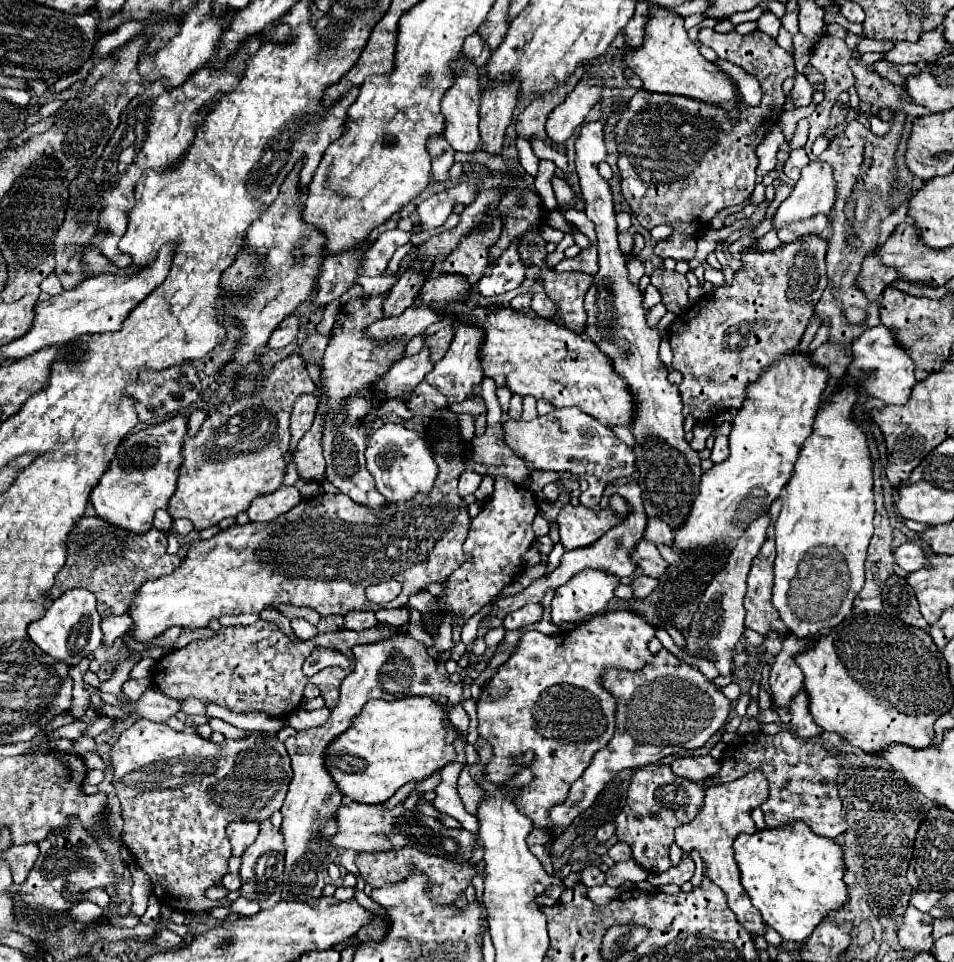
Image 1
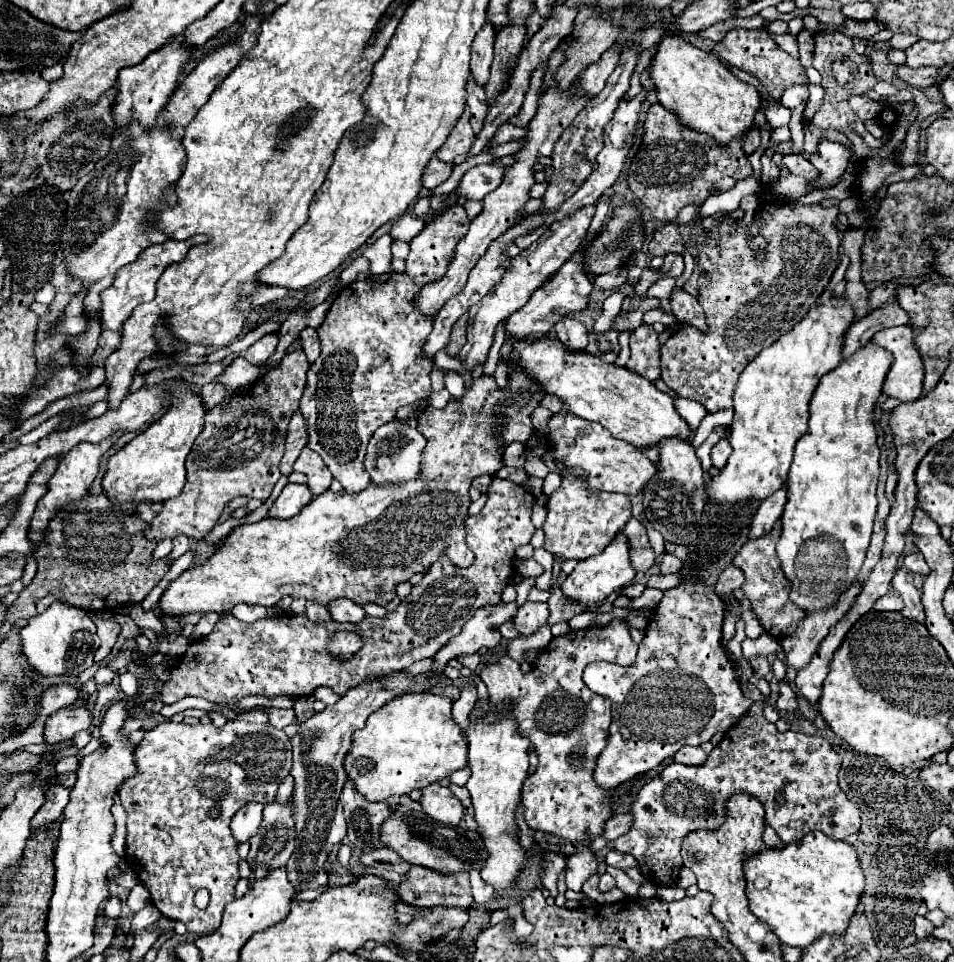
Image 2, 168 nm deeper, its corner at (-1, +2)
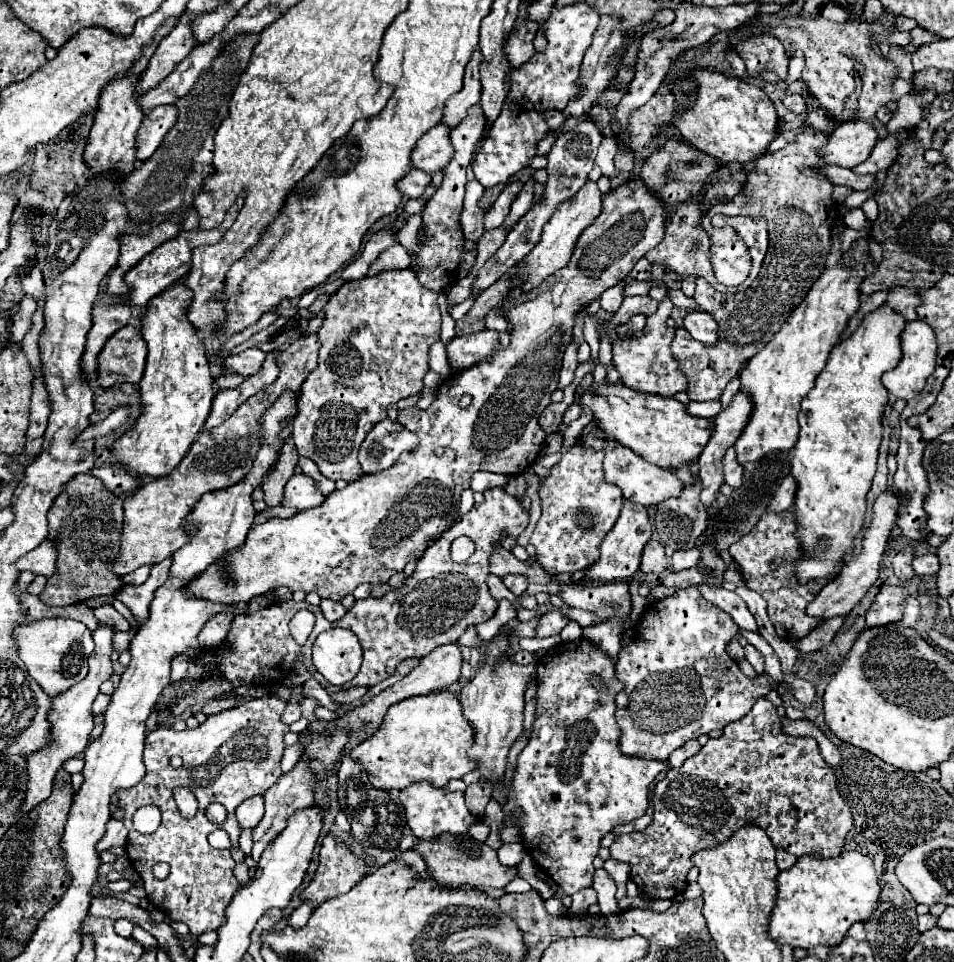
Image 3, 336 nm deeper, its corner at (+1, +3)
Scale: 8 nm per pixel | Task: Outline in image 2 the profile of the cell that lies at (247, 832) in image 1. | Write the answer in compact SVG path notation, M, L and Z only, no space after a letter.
M250 802L234 814L230 828L232 828L232 834L238 842L248 842L258 832L258 826L262 820L262 808L264 808L262 804Z

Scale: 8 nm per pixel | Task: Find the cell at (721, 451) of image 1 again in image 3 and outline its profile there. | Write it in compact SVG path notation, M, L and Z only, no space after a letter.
M730 447L724 455L724 477L726 477L726 483L734 489L738 489L742 485L742 477L744 477L744 469L742 465L738 463L736 459L736 451Z

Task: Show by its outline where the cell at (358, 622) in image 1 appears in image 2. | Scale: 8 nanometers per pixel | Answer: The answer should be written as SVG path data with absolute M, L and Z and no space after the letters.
M338 598L330 604L330 614L336 622L352 622L352 624L358 624L360 620L366 618L362 606L356 606L352 600L344 600L344 598Z

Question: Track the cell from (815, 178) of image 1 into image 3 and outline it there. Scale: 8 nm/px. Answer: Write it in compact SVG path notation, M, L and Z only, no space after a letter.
M864 119L846 121L838 125L838 129L830 135L828 145L822 147L818 153L822 155L826 165L840 165L840 167L854 167L866 161L878 143L878 133L872 123Z

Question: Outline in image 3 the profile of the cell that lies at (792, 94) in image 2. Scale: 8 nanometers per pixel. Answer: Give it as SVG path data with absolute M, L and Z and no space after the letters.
M786 95L784 99L782 99L782 105L788 109L788 111L792 111L792 113L806 113L806 103L804 103L804 99L800 97L800 95Z

